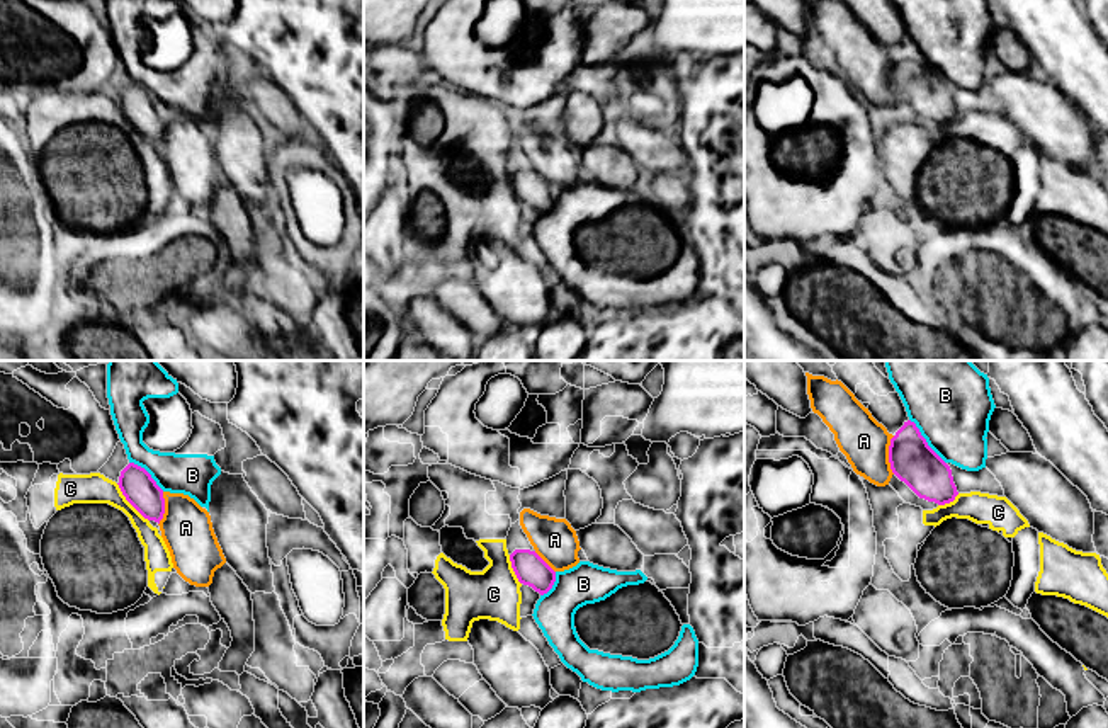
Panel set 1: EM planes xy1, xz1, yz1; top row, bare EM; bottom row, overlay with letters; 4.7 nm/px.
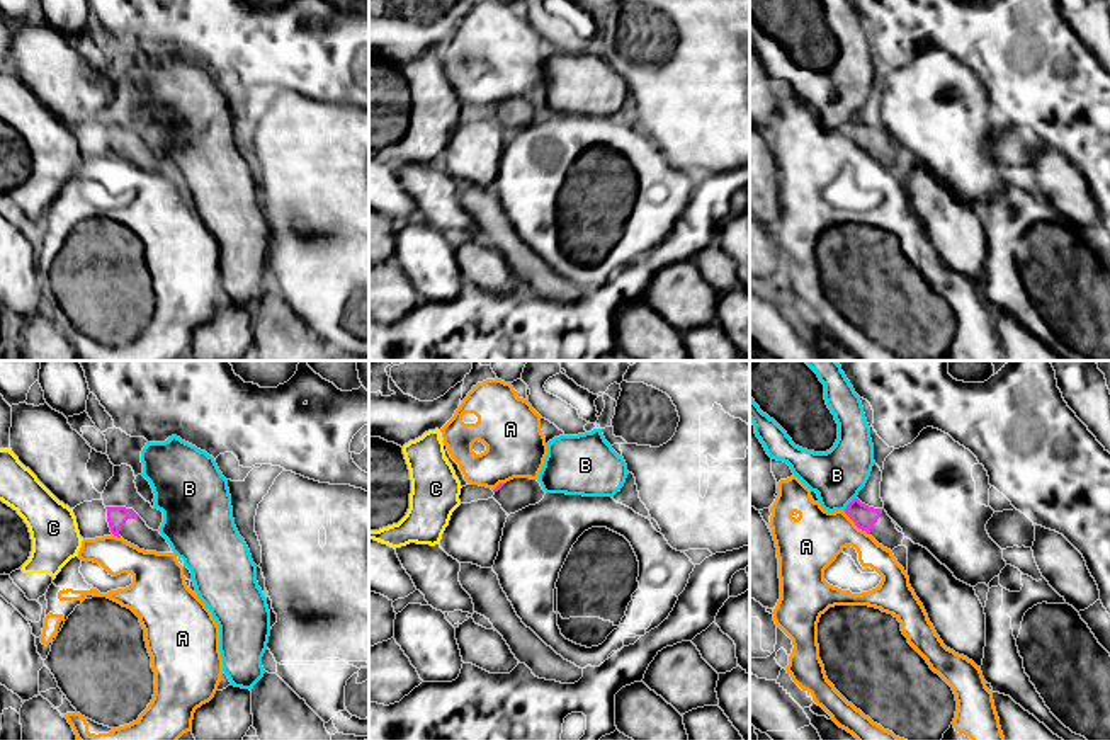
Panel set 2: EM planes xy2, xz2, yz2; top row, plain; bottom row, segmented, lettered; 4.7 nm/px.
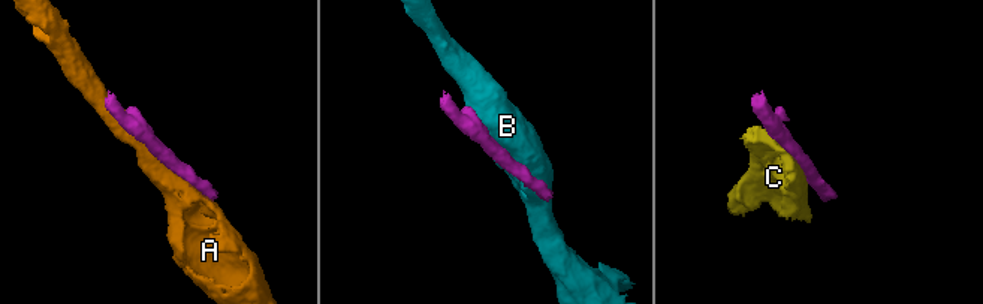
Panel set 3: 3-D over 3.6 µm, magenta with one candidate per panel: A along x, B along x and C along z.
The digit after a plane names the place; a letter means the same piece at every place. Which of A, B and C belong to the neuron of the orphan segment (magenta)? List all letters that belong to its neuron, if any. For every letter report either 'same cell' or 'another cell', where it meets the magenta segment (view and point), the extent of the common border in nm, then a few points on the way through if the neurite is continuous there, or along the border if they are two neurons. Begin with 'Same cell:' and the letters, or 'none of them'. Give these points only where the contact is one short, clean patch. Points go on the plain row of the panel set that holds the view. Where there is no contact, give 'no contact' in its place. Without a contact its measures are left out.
Same cell: none of them
A: another cell | yz1 (889, 73) | 180 nm
B: another cell | yz1 (925, 60) | 280 nm
C: another cell | xy1 (130, 121) | 240 nm

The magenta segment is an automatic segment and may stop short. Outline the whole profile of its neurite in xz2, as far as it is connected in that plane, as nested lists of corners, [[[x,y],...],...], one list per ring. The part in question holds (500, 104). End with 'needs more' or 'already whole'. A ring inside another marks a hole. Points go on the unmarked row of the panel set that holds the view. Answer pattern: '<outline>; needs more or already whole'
[[[513,97],[507,102],[500,102],[493,111],[493,117],[508,134],[539,122],[546,114],[541,102],[530,97]]]; needs more

